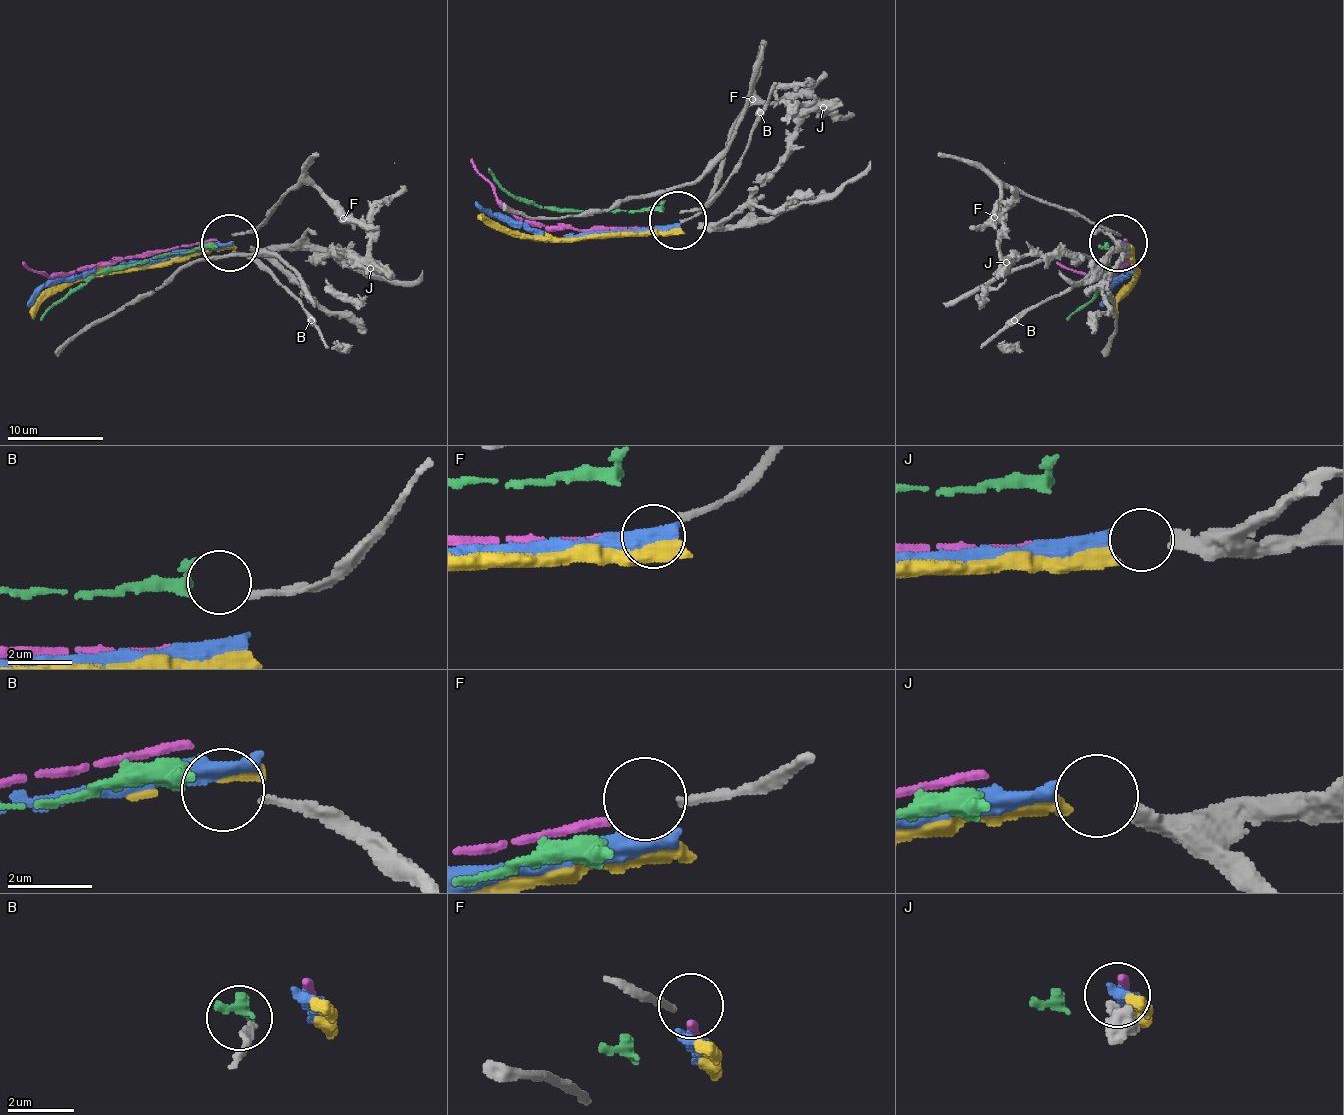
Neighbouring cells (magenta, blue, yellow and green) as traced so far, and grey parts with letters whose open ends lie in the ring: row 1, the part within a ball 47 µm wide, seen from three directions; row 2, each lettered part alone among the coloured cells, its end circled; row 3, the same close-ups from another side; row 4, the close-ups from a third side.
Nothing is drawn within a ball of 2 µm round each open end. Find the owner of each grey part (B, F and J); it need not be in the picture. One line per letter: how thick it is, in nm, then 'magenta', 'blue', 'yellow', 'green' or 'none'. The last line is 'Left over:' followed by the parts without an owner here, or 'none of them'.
B: 190 nm | green
F: 200 nm | magenta
J: 360 nm | yellow
Left over: none of them

